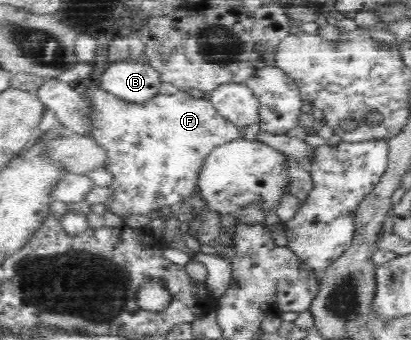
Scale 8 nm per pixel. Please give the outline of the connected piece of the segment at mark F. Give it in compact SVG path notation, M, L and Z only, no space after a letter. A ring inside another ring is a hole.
M95 84L86 92L93 98L93 104L97 106L98 127L93 139L96 139L103 148L109 150L108 171L113 175L111 188L115 190L115 201L109 203L106 208L119 216L145 215L153 210L163 207L186 207L189 199L200 191L201 169L209 155L217 147L245 139L245 126L234 124L219 115L210 100L205 100L200 95L187 91L179 91L176 94L159 94L147 105L131 105L120 99L107 95ZM158 192L164 194L163 198L157 196Z

